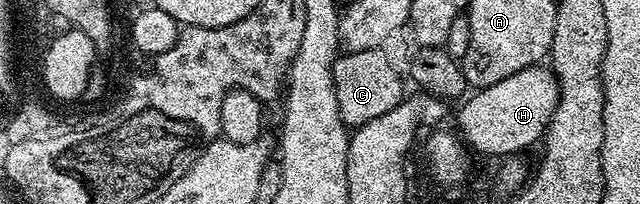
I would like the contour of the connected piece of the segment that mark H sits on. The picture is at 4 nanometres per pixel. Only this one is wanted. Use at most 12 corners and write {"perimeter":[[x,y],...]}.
{"perimeter":[[552,67],[510,74],[460,105],[474,153],[508,158],[544,137]]}

